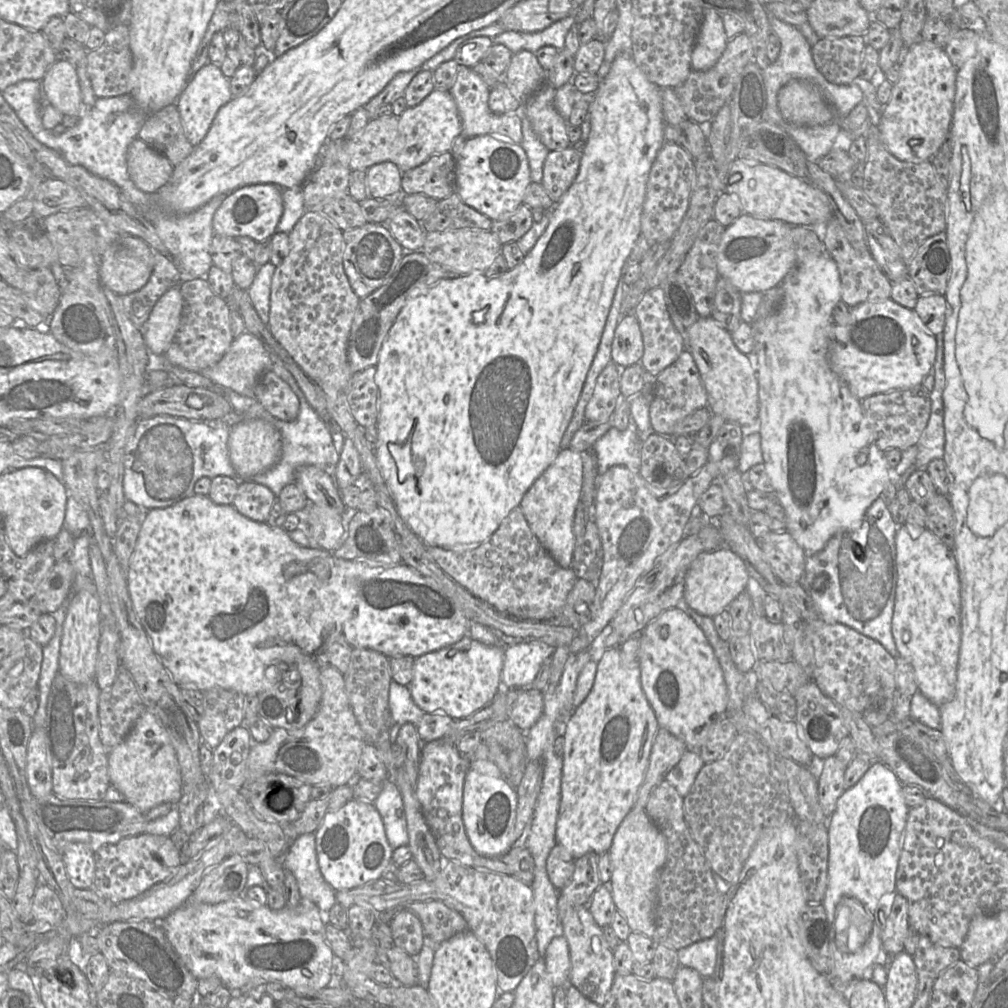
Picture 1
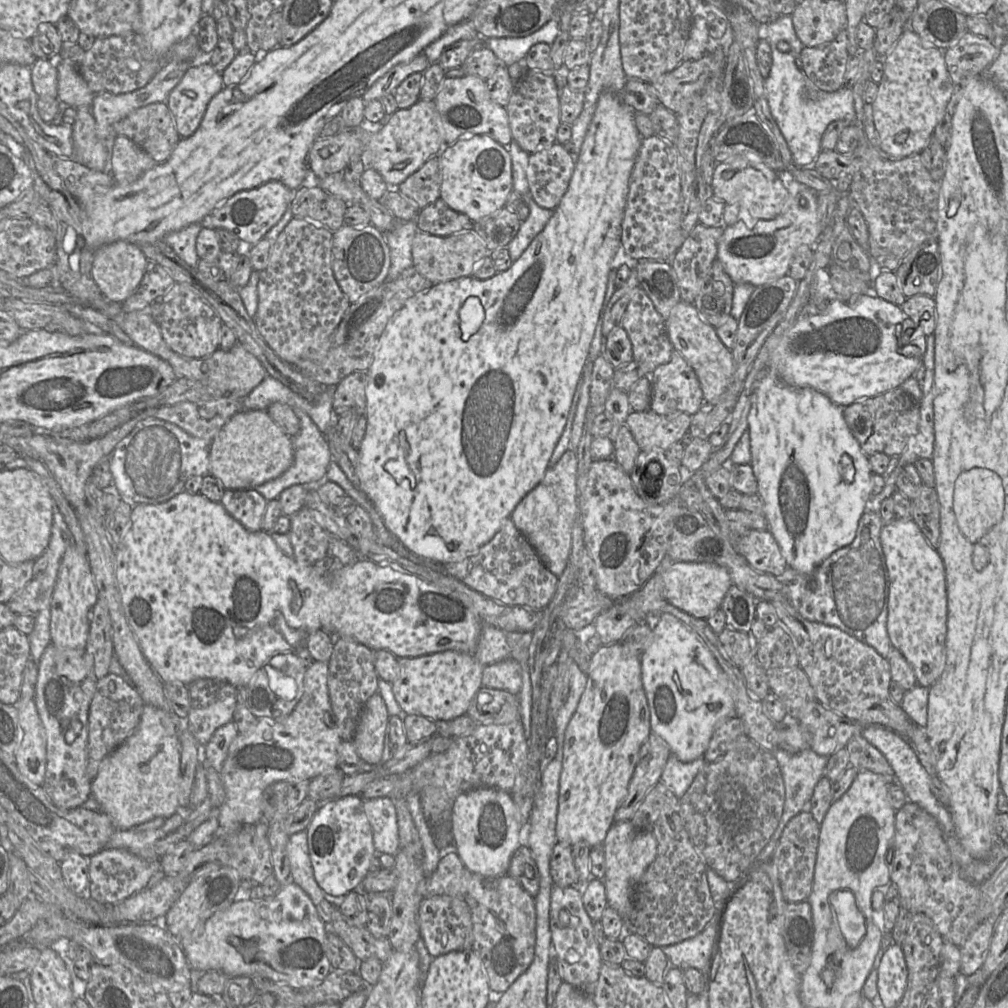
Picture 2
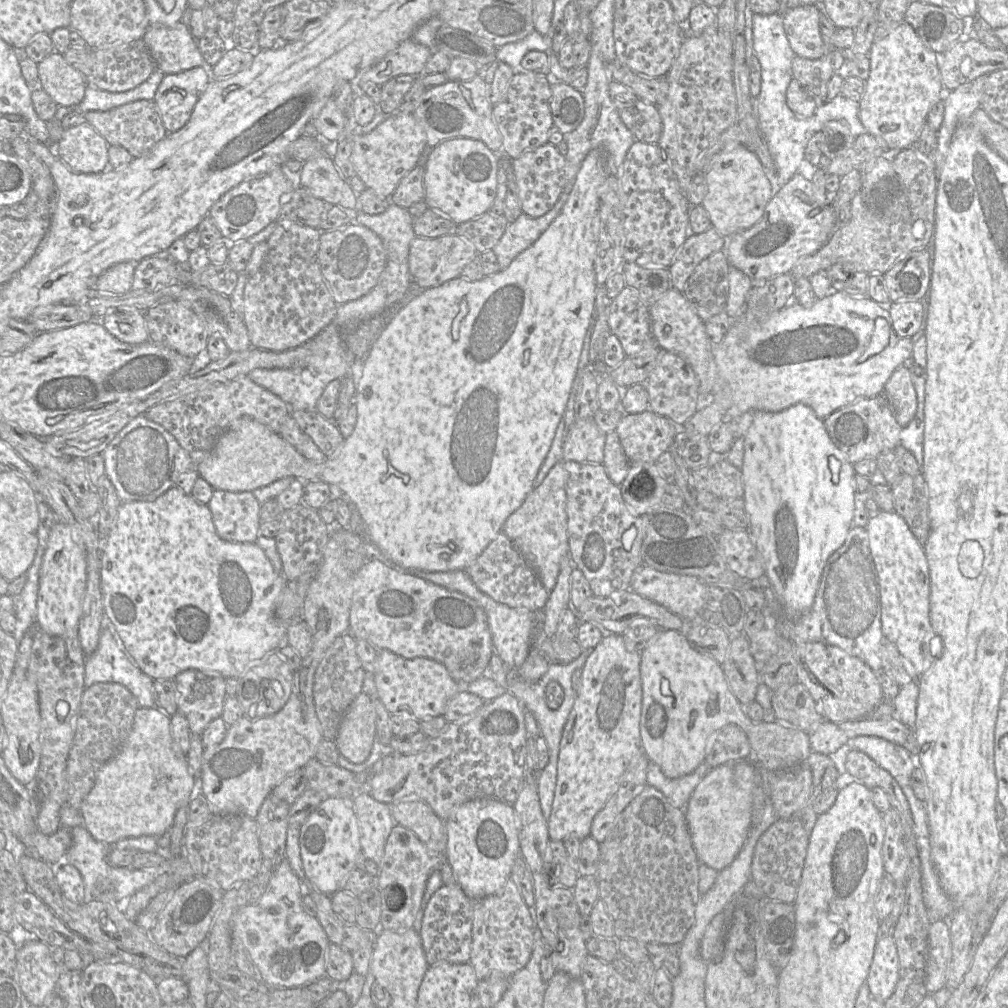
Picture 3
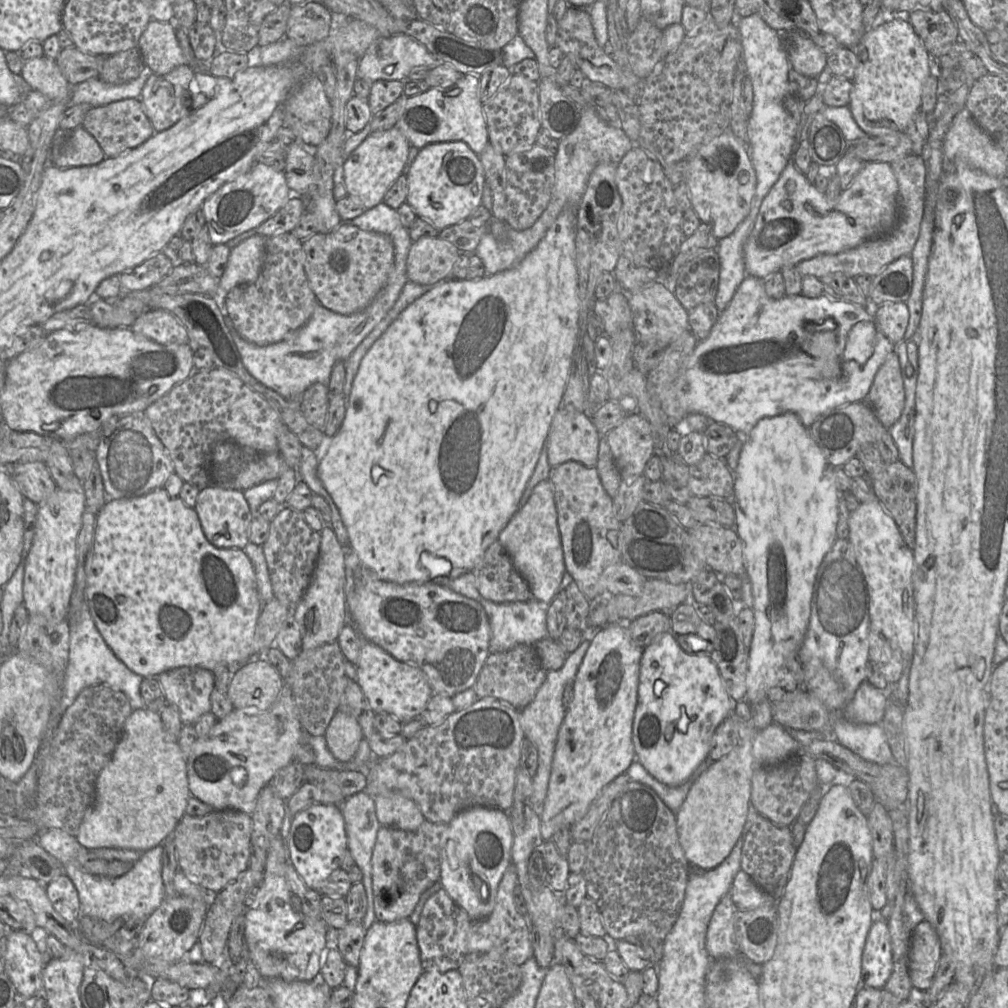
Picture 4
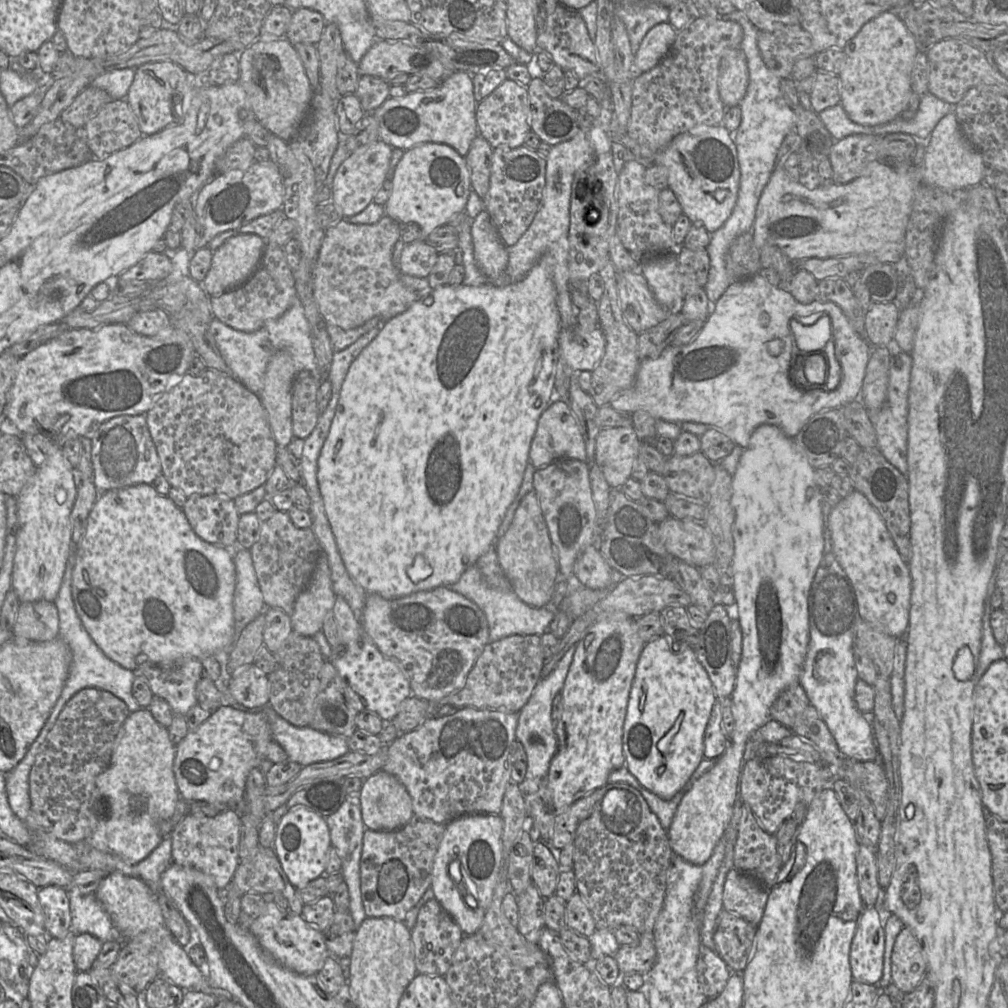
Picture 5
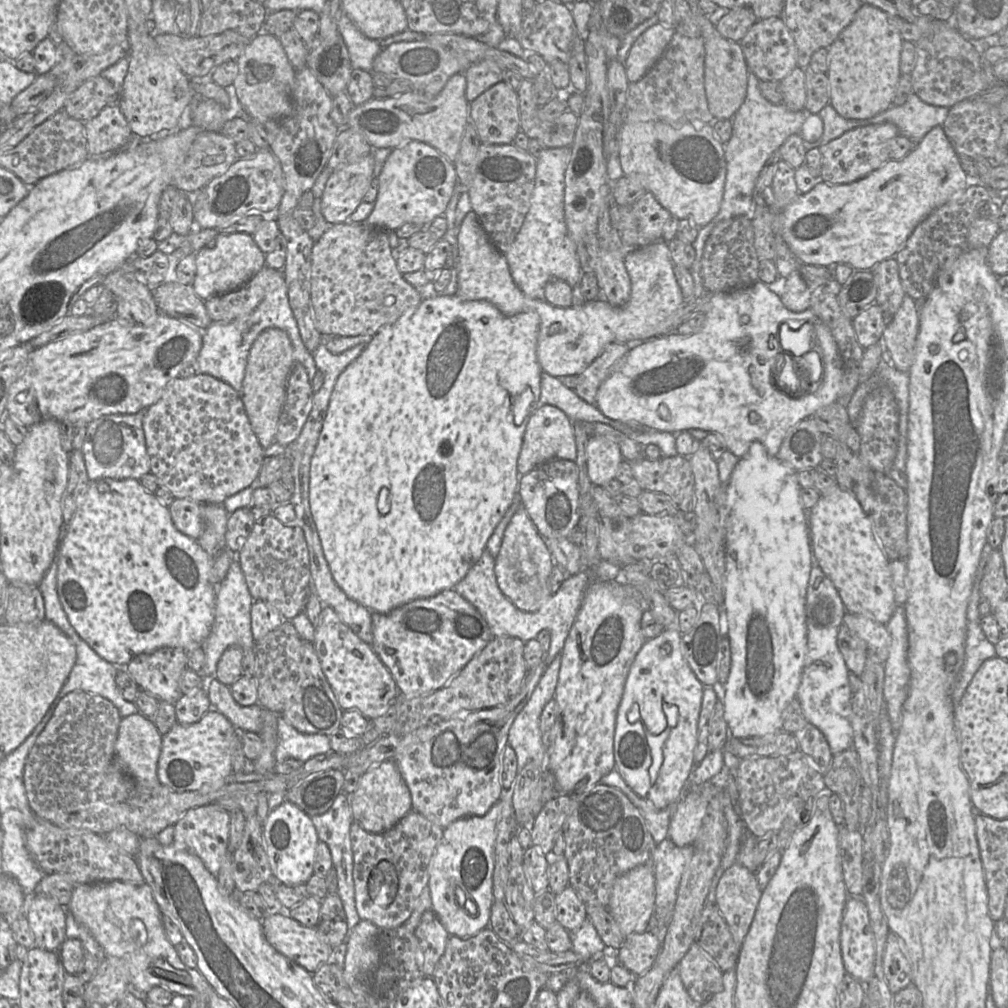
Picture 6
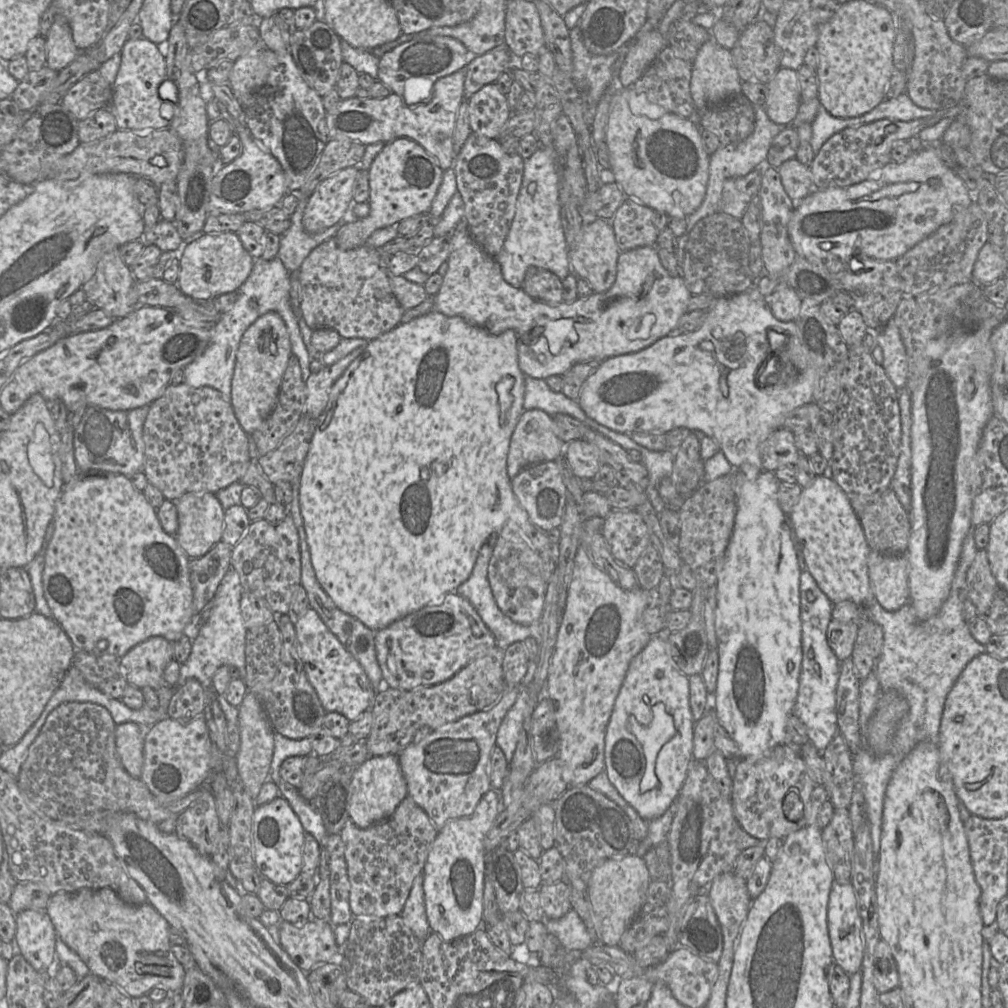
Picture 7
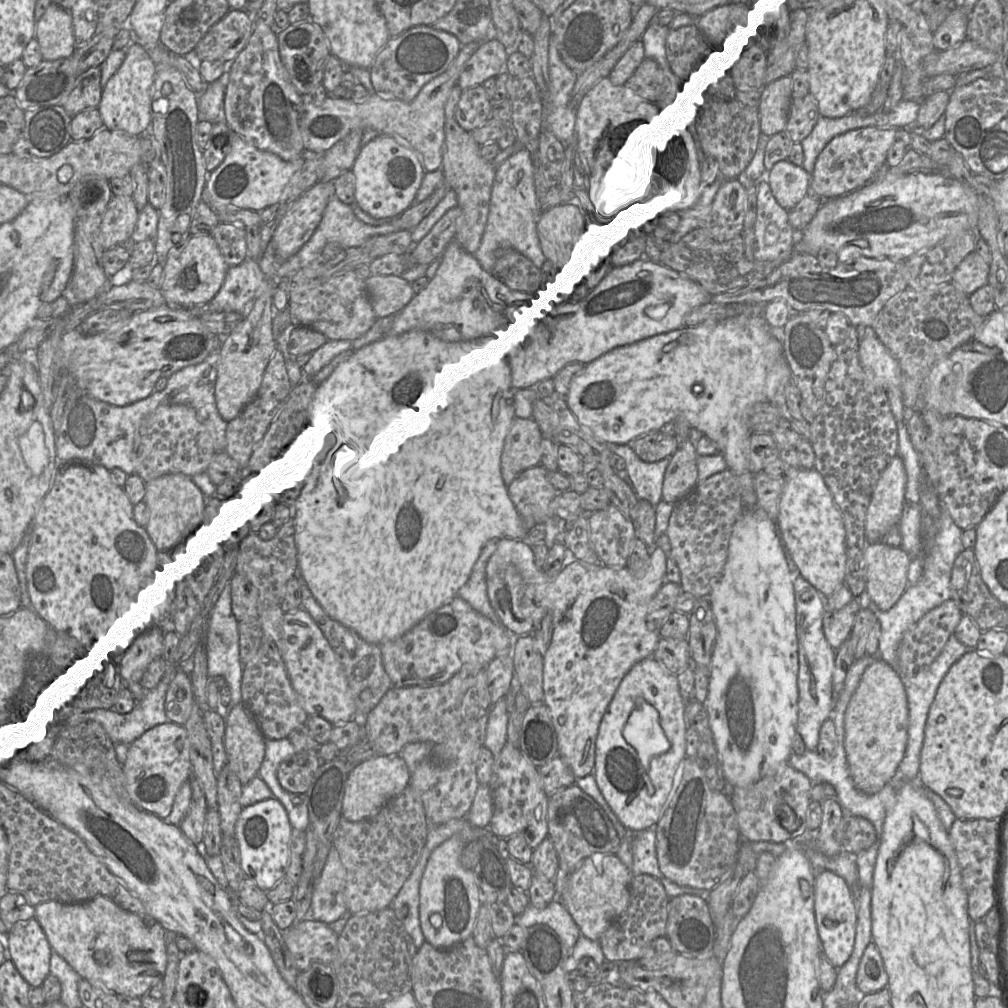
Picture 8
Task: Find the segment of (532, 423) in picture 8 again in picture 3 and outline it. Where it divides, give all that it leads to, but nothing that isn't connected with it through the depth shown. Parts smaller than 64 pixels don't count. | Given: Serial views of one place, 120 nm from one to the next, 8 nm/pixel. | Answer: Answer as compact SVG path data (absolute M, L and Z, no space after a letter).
M576 419L565 435L563 443L563 461L587 462L603 464L606 433L596 425L594 419Z

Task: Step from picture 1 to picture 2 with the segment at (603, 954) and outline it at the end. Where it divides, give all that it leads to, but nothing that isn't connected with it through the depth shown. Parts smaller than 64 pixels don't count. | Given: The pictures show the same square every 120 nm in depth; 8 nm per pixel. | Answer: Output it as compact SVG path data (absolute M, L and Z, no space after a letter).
M553 885L550 900L550 930L558 972L564 982L592 996L603 961L594 936L593 921L582 901L582 888Z

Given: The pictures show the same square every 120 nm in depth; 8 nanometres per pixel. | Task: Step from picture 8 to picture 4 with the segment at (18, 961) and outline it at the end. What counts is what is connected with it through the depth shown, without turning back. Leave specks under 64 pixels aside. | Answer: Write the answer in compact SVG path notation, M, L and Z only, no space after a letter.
M61 875L49 882L45 891L53 908L63 917L68 923L76 924L81 917L80 901L78 892L66 875Z

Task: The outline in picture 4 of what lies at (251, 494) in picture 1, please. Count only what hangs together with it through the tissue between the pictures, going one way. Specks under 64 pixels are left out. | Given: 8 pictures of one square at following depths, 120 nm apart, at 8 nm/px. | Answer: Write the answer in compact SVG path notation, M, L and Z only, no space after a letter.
M210 485L200 490L195 507L207 540L218 548L243 549L249 542L250 524L255 514L250 510L243 491Z

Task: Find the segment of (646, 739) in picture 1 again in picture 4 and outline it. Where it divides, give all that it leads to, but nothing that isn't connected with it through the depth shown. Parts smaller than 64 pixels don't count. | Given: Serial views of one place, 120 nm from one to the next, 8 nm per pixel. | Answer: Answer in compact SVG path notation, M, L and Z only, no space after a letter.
M611 624L596 630L575 676L573 698L559 730L540 819L540 831L544 841L551 840L561 827L571 827L581 820L601 791L615 778L626 773L636 760L632 726L638 701L640 662L644 649L632 642L627 626L628 624Z

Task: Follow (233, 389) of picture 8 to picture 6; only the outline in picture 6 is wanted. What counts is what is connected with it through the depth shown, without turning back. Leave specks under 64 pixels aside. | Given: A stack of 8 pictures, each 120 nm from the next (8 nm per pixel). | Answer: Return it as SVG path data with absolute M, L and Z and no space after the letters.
M281 329L263 330L250 348L240 394L251 428L264 449L276 443L276 431L286 399L287 378L295 363L290 338Z

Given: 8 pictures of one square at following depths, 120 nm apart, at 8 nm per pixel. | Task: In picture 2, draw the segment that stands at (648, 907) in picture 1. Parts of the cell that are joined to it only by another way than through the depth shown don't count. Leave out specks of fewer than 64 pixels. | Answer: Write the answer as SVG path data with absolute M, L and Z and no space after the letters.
M631 821L614 823L602 843L605 856L605 876L603 883L608 906L613 908L626 922L633 911L634 889L650 864L655 860L658 843L648 831L640 831Z

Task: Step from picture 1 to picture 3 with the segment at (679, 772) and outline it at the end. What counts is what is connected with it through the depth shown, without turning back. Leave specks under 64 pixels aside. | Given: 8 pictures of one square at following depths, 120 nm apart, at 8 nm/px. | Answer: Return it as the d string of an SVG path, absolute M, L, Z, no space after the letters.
M704 761L685 776L668 778L658 765L650 762L647 768L647 784L660 790L673 806L684 809L694 789L711 769L711 765Z

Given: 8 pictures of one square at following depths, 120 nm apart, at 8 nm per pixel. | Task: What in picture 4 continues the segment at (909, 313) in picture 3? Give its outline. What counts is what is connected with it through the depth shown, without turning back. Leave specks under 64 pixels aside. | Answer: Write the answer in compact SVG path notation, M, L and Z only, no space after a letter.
M887 303L875 307L874 320L880 332L893 344L904 340L909 322L906 303Z

